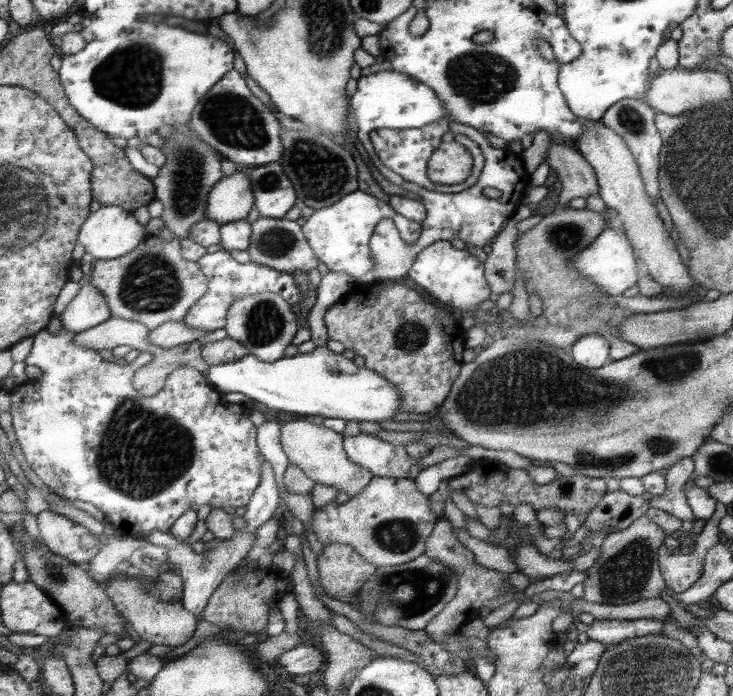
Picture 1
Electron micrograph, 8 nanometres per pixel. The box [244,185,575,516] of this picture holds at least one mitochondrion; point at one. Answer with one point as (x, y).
(274, 242)

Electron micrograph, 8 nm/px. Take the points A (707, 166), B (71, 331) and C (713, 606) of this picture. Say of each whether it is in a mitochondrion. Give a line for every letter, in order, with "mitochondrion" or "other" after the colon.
A: mitochondrion
B: other
C: other

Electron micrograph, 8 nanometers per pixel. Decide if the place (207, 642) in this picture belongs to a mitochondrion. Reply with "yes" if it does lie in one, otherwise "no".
yes

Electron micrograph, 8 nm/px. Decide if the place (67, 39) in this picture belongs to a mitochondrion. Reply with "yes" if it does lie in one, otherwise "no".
no

